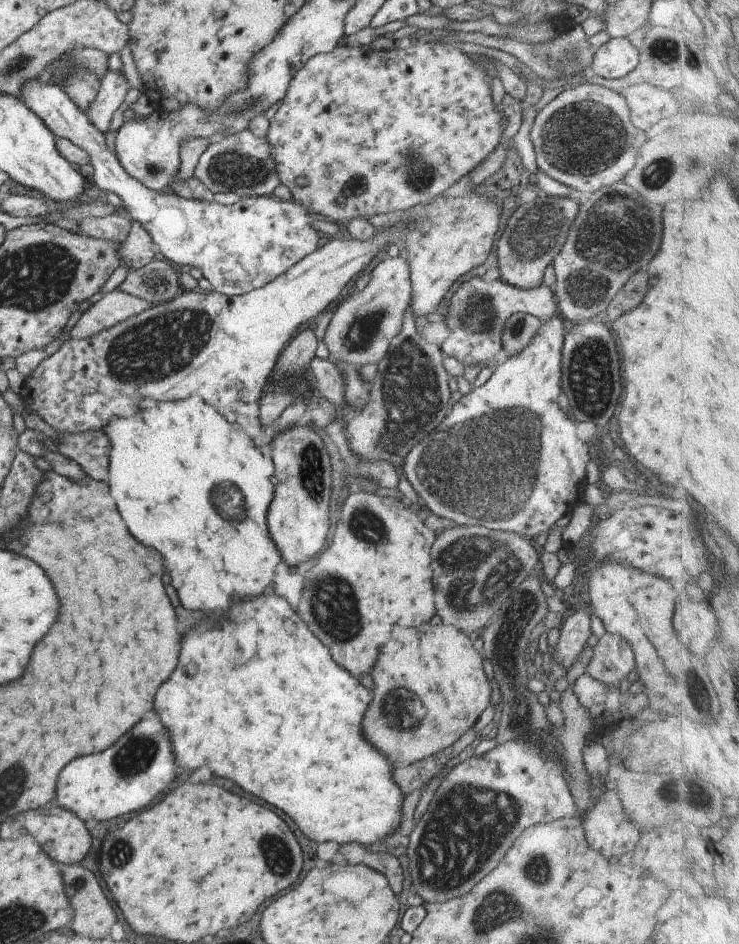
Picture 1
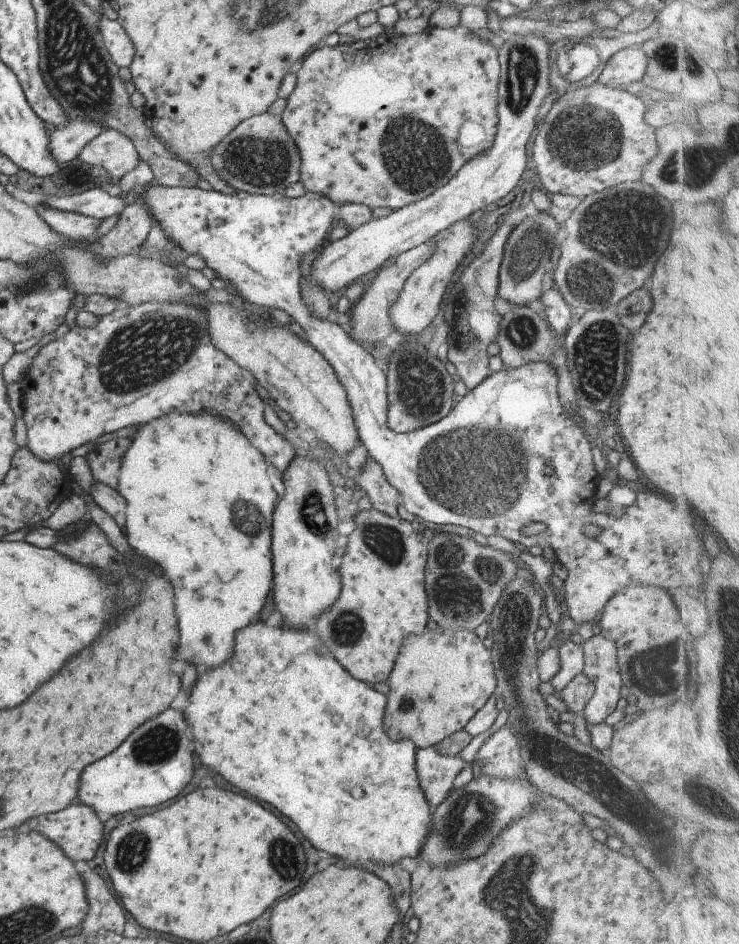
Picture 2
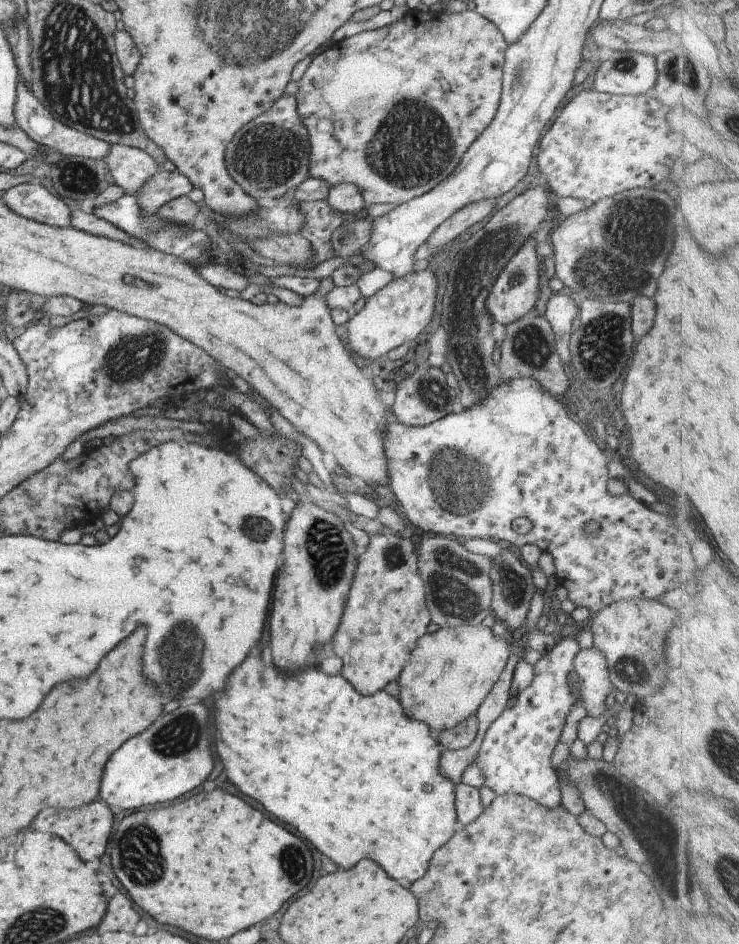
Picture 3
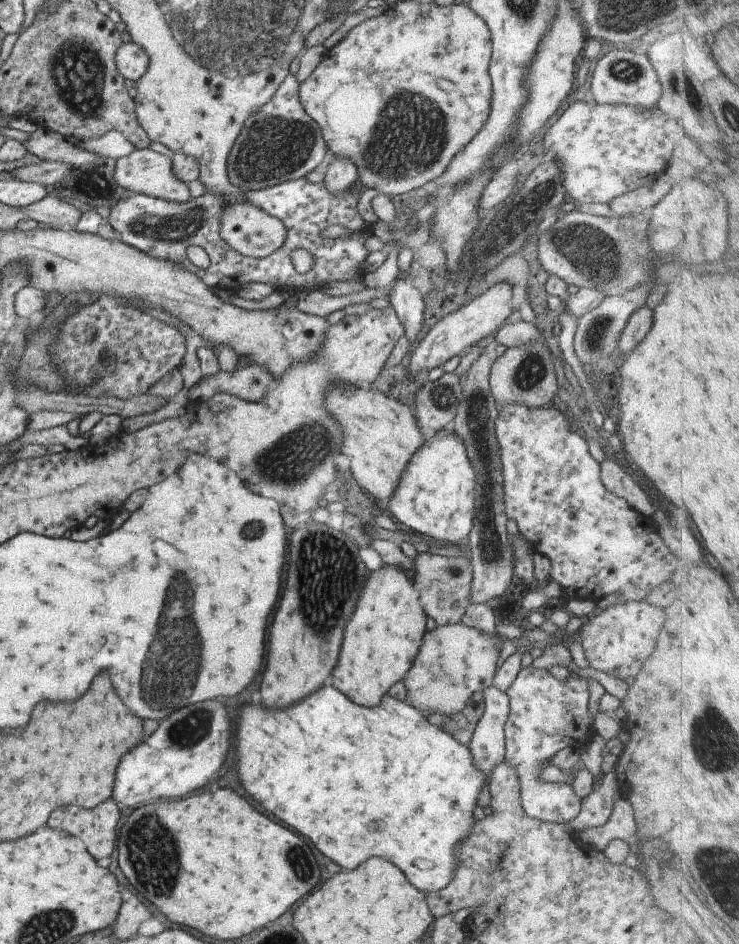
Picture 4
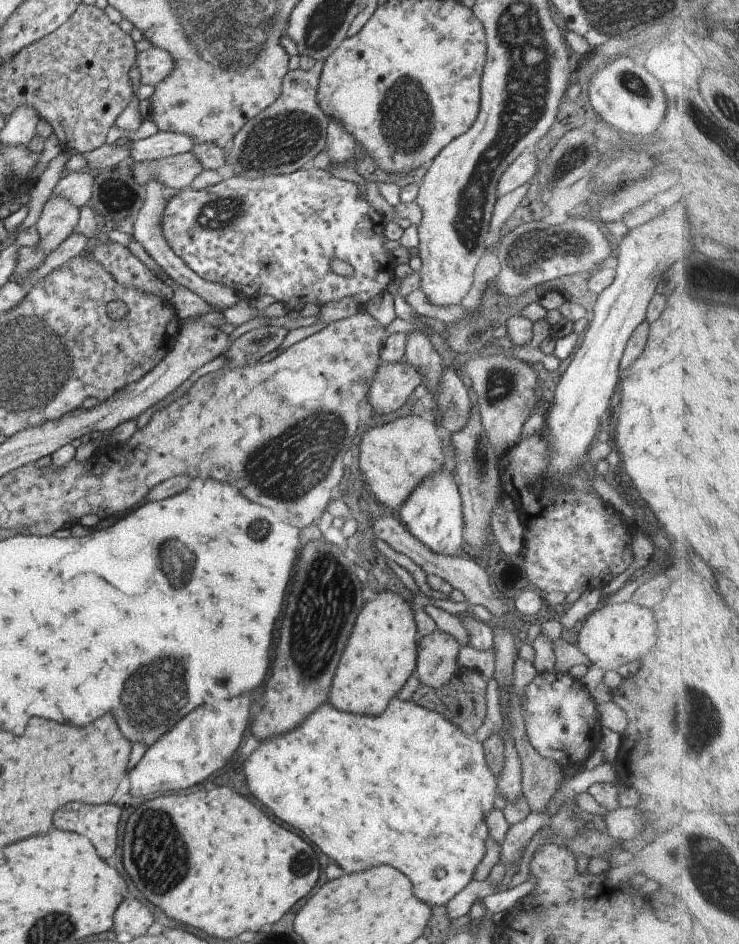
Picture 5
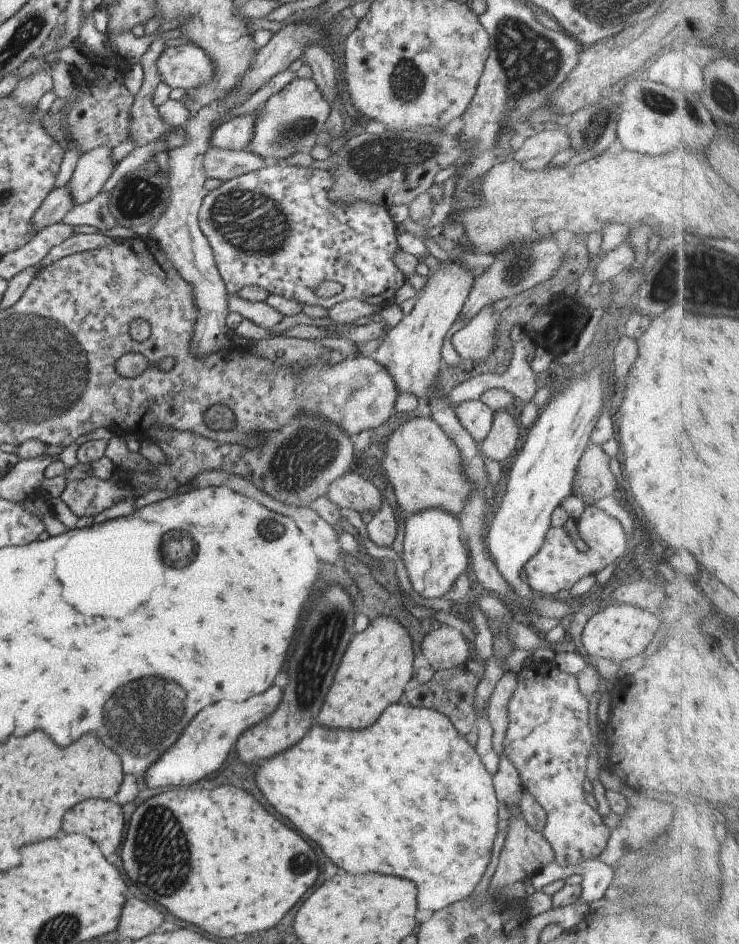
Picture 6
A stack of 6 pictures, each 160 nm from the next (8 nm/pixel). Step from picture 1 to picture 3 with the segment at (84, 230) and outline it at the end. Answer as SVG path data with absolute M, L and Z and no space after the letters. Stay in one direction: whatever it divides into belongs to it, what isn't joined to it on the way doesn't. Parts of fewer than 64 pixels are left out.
M37 181L7 189L1 201L19 217L33 219L52 227L72 228L70 207L60 197L51 195Z

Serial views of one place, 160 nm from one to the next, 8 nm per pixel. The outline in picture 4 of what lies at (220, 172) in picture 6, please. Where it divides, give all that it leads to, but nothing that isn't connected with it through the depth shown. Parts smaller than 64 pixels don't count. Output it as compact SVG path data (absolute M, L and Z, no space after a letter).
M133 149L128 155L114 159L114 177L121 188L132 193L161 199L172 203L184 203L190 199L187 185L172 173L172 160L151 149Z

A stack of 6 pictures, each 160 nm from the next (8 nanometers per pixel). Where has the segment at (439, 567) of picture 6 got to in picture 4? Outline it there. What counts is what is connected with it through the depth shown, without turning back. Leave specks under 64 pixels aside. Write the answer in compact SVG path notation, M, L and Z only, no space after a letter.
M450 427L439 429L425 436L420 448L412 454L382 510L416 535L433 538L437 543L460 544L468 538L476 514L475 486L476 472L466 446Z

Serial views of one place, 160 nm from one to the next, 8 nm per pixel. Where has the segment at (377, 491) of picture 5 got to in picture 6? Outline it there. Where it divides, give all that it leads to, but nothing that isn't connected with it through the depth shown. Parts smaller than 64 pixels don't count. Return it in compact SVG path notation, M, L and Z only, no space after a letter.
M415 417L391 432L379 461L376 468L385 472L395 502L404 515L425 509L443 509L455 513L458 518L464 502L474 491L462 472L460 452L431 417Z

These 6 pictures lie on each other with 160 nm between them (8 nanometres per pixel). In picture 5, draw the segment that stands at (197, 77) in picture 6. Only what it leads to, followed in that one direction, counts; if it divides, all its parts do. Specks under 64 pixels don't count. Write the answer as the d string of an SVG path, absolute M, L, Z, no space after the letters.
M149 46L134 54L134 63L139 72L140 84L156 85L172 71L172 56L163 49Z

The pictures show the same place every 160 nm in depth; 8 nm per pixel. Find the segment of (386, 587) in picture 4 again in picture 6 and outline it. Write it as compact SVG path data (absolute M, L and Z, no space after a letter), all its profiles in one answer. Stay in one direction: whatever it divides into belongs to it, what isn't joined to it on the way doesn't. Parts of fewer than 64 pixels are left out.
M389 615L376 616L363 632L353 634L323 700L317 722L327 728L353 730L371 726L389 704L401 698L405 684L413 684L414 658L407 630Z

